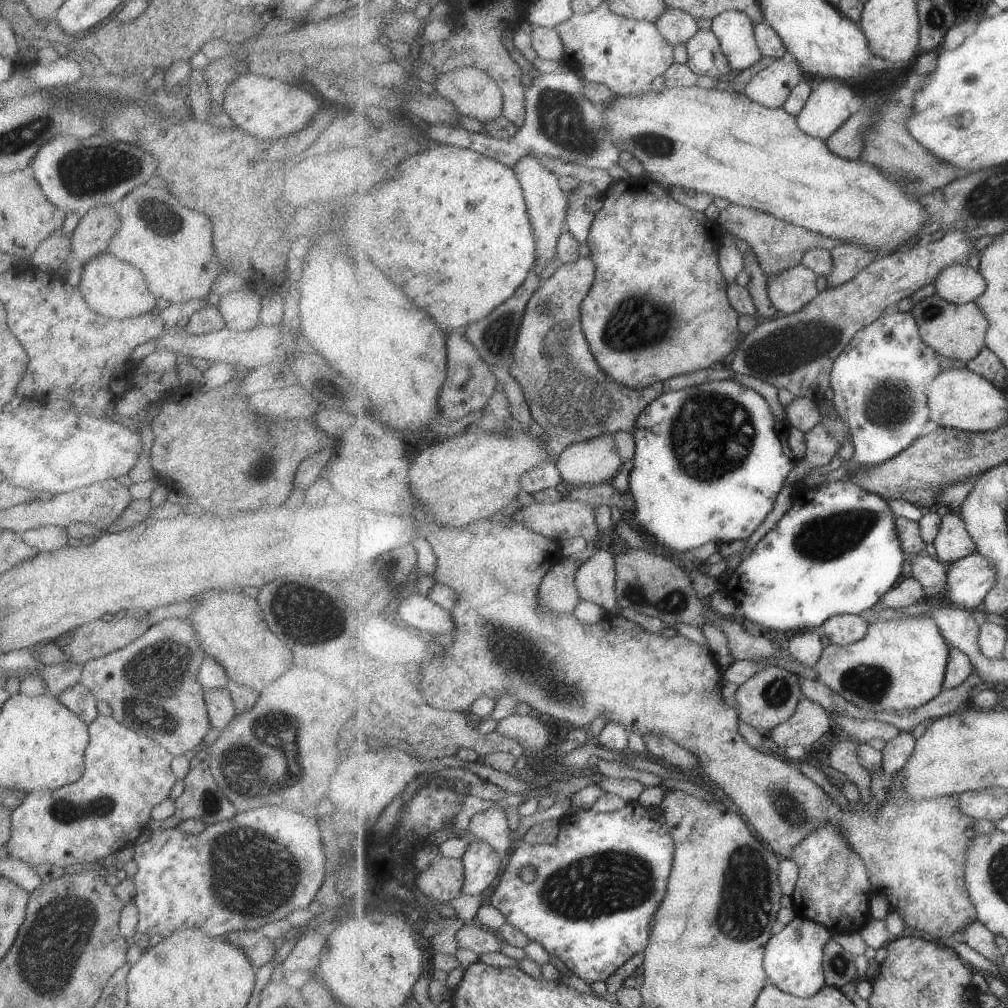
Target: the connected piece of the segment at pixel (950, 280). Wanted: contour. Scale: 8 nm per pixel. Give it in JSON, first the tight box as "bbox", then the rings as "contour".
{"bbox":[936,263,988,305],"contour":[[[967,263],[950,265],[937,278],[936,292],[957,305],[977,301],[988,290],[988,279]]]}

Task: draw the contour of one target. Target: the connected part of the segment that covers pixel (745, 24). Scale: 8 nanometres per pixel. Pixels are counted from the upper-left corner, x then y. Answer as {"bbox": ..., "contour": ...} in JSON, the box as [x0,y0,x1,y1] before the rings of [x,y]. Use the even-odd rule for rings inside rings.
{"bbox":[712,9,763,77],"contour":[[[732,9],[720,13],[713,19],[712,28],[723,44],[724,53],[727,54],[727,58],[731,64],[732,77],[736,70],[743,71],[745,68],[750,68],[750,66],[754,66],[754,64],[762,60],[763,52],[756,36],[757,26],[755,18],[752,18],[752,16],[743,10]]]}

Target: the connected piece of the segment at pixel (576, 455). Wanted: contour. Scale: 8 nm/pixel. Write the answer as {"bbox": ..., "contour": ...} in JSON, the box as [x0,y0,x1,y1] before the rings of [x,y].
{"bbox":[556,433,624,486],"contour":[[[612,433],[572,443],[561,451],[556,462],[566,481],[573,486],[601,485],[612,481],[624,460]]]}

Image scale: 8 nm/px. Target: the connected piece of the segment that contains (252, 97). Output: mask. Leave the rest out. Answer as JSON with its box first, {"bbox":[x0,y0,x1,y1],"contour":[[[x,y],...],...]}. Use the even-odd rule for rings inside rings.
{"bbox":[220,72,318,140],"contour":[[[250,72],[238,77],[225,92],[220,106],[244,132],[259,139],[272,140],[299,131],[318,110],[318,102],[310,94],[312,90],[292,82],[281,81]]]}

